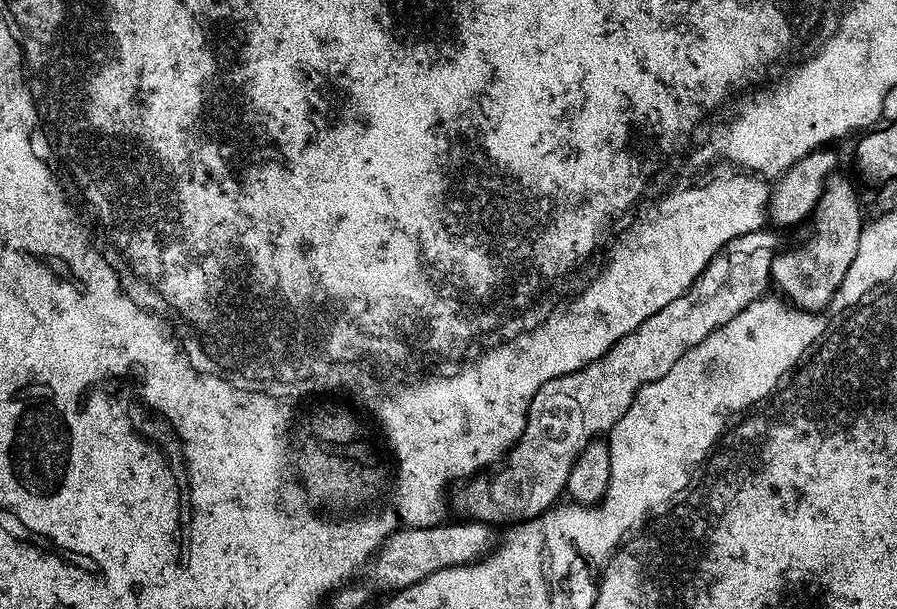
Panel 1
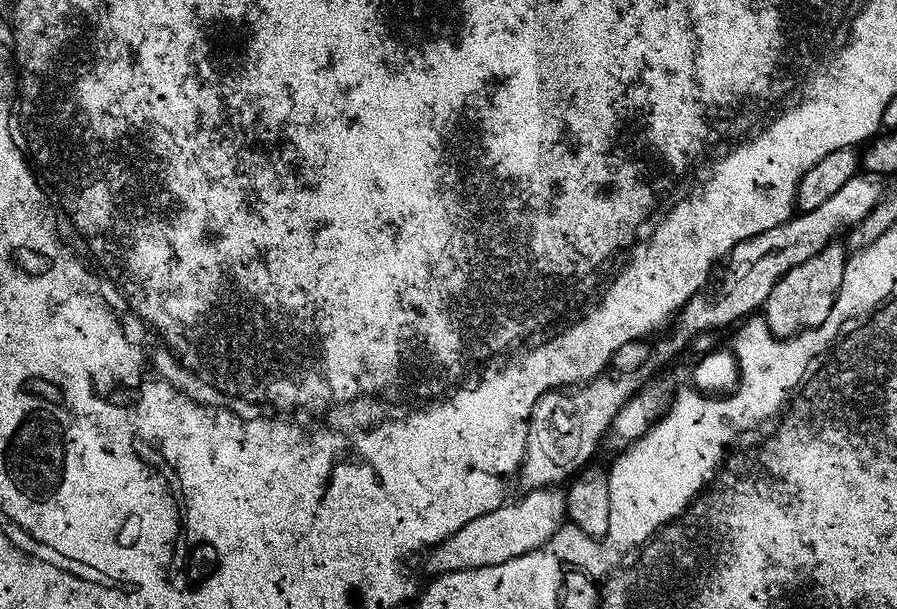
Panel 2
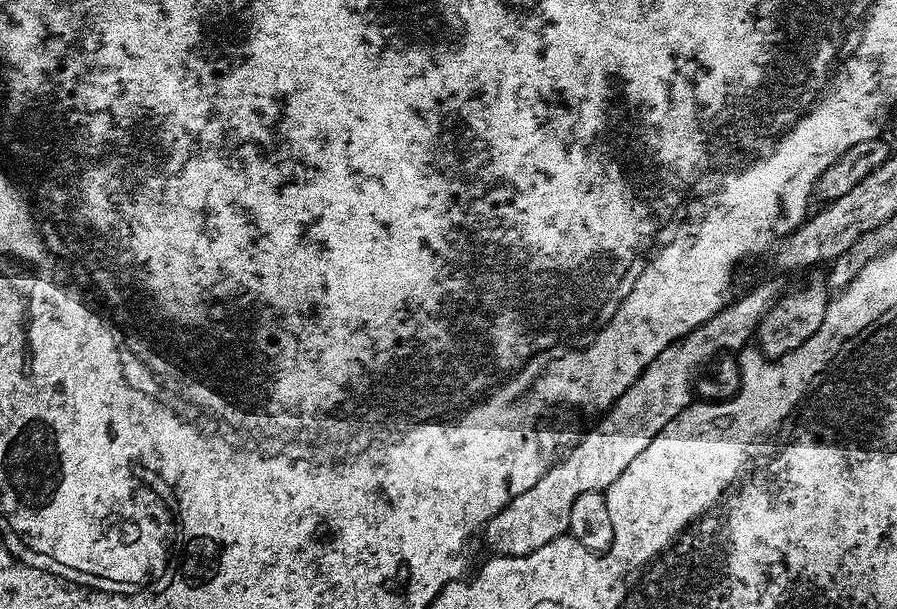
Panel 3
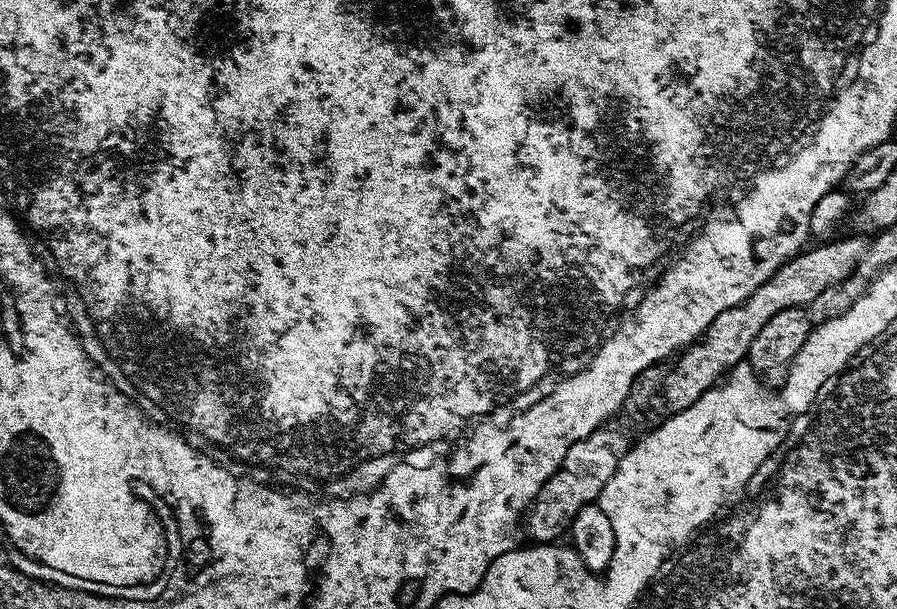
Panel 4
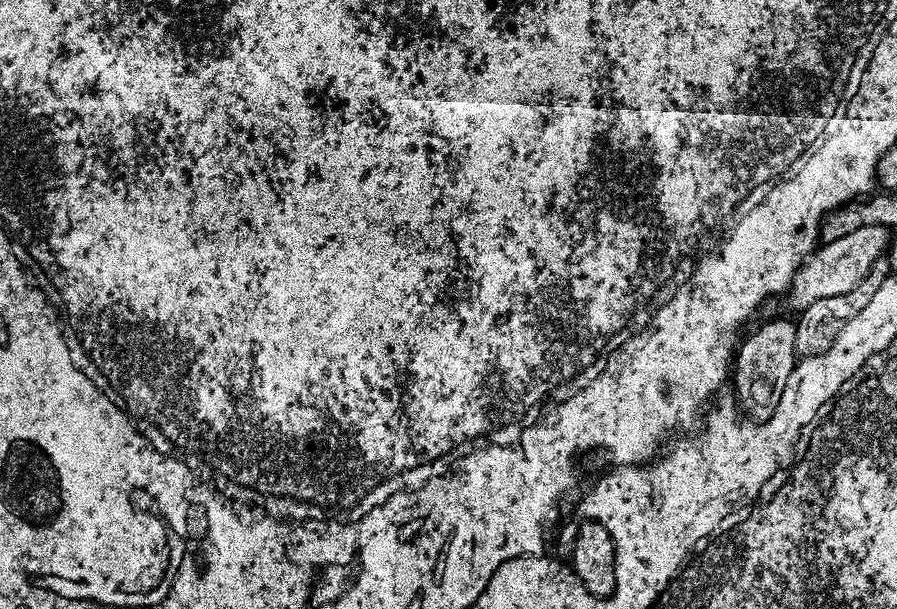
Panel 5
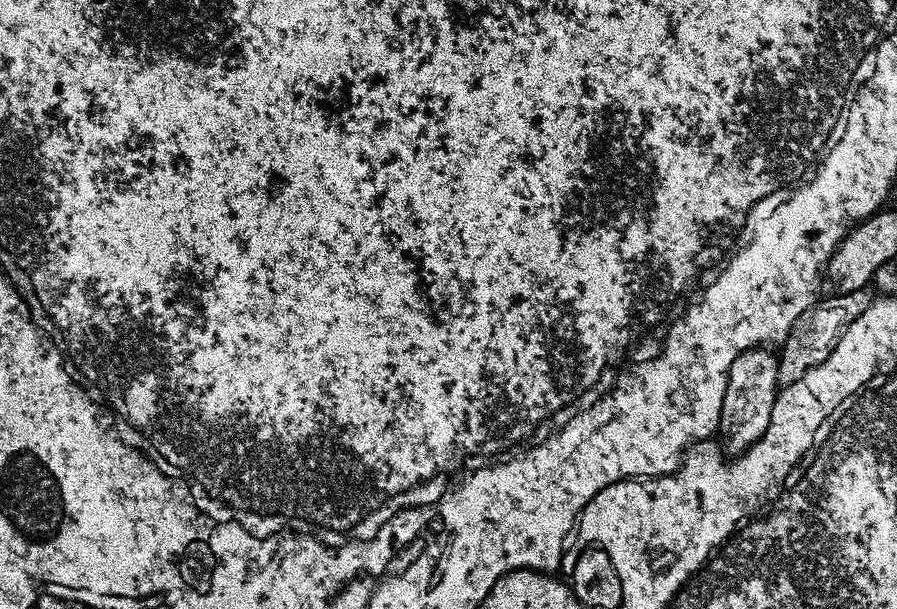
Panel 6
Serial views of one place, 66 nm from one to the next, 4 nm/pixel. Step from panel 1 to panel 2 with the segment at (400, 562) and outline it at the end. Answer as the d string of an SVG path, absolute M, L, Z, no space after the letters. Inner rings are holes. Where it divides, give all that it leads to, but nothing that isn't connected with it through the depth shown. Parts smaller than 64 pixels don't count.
M560 486L534 488L525 491L521 500L516 500L513 504L505 502L499 508L466 522L462 530L458 530L441 544L427 549L423 557L425 570L432 572L433 577L442 576L446 572L465 572L471 568L501 564L510 558L544 547L544 543L559 528L565 527L568 503L564 500L564 494L565 489Z

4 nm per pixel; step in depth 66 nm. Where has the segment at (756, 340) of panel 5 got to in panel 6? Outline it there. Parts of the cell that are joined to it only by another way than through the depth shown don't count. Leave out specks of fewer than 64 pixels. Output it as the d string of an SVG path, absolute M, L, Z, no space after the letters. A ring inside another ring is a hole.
M764 346L746 350L742 354L738 354L738 358L734 358L734 362L730 362L728 385L726 394L722 398L718 429L719 447L729 457L739 456L751 444L760 440L762 434L766 434L778 395L778 364L777 353Z

